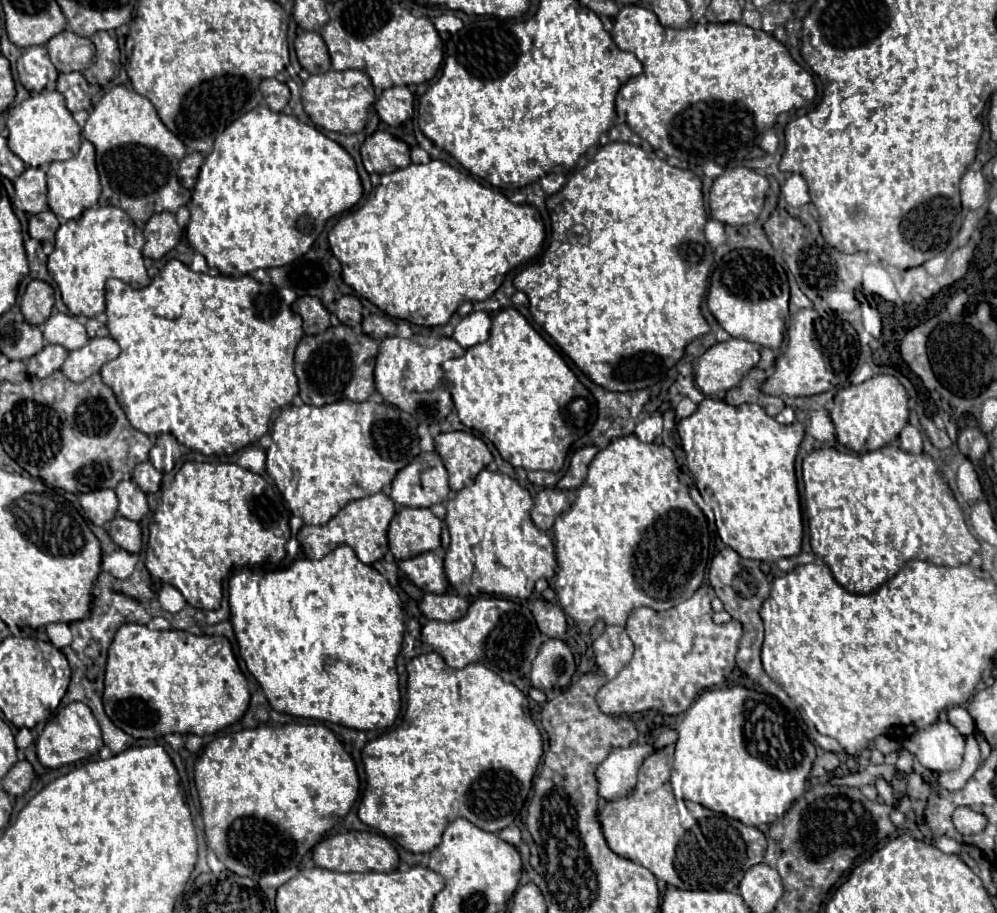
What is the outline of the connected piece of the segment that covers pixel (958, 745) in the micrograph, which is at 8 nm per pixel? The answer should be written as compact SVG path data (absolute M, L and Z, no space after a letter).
M940 719L934 725L914 733L902 747L908 749L922 767L944 773L962 765L964 737L946 719Z

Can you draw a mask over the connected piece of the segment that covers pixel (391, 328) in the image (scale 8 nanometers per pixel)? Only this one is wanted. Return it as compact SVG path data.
M370 315L362 321L362 331L370 335L372 339L386 339L396 335L396 323L390 317L380 317L380 315Z

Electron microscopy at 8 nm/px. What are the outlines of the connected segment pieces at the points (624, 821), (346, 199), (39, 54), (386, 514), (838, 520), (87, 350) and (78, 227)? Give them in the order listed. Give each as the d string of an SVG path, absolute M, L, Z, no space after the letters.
M674 745L654 751L644 759L638 771L636 789L628 797L608 801L604 809L598 811L596 819L602 827L606 843L616 855L646 867L656 875L656 879L662 879L672 887L736 891L744 873L762 863L766 837L760 829L748 827L710 809L700 809L702 813L698 813L694 807L694 811L688 811L690 815L678 817L676 799L670 787L672 761Z
M262 105L262 109L252 109L248 113L244 113L242 117L238 117L232 125L228 125L216 139L214 139L214 149L210 155L206 155L204 165L200 167L200 175L196 181L196 187L192 190L192 196L189 206L190 222L186 227L186 237L190 241L190 245L194 247L194 251L202 253L208 261L210 269L216 269L224 275L246 275L257 269L272 269L272 267L282 267L286 263L292 263L294 259L302 257L312 243L316 241L316 237L322 233L326 221L334 215L340 215L348 209L352 209L362 197L362 183L358 177L356 163L344 147L340 147L336 141L328 139L326 135L322 135L314 125L302 123L300 119L296 119L294 115L284 115L284 113L274 113L270 111L266 105Z
M44 45L28 47L20 55L16 63L16 71L18 71L20 83L30 93L40 93L46 87L46 83L55 82L59 75L54 65L50 63L50 57Z
M376 493L376 495L370 495L370 497L364 497L364 499L356 499L356 501L350 501L344 509L338 511L336 517L332 517L326 525L318 525L318 527L302 527L300 533L296 535L300 545L302 545L302 551L308 559L322 559L326 557L330 551L334 551L338 545L346 543L350 545L358 559L366 565L372 565L376 563L378 559L382 559L386 553L388 553L388 539L386 539L386 529L388 529L388 523L390 519L394 517L394 503L390 501L388 495L384 493Z
M896 445L870 453L842 453L836 447L822 447L804 457L804 499L810 527L810 545L832 571L834 579L850 593L872 593L892 579L910 561L930 561L934 565L964 565L980 551L980 543L970 533L962 509L946 491L946 483L936 473L930 455L912 455Z
M94 337L84 347L76 349L76 351L70 351L70 355L64 361L60 371L70 381L80 383L86 377L98 373L104 363L116 359L118 353L120 353L120 347L112 337L102 337L102 339Z
M92 207L56 231L54 251L48 255L48 271L60 287L62 301L72 315L96 317L104 311L104 285L110 277L126 281L134 289L150 285L142 257L144 237L120 207Z

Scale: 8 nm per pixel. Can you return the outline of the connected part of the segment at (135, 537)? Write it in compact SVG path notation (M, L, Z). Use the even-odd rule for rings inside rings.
M116 515L112 521L110 521L110 527L108 527L108 535L112 537L112 541L126 549L128 553L138 553L140 547L142 547L142 531L138 527L138 523L122 517L122 515Z

